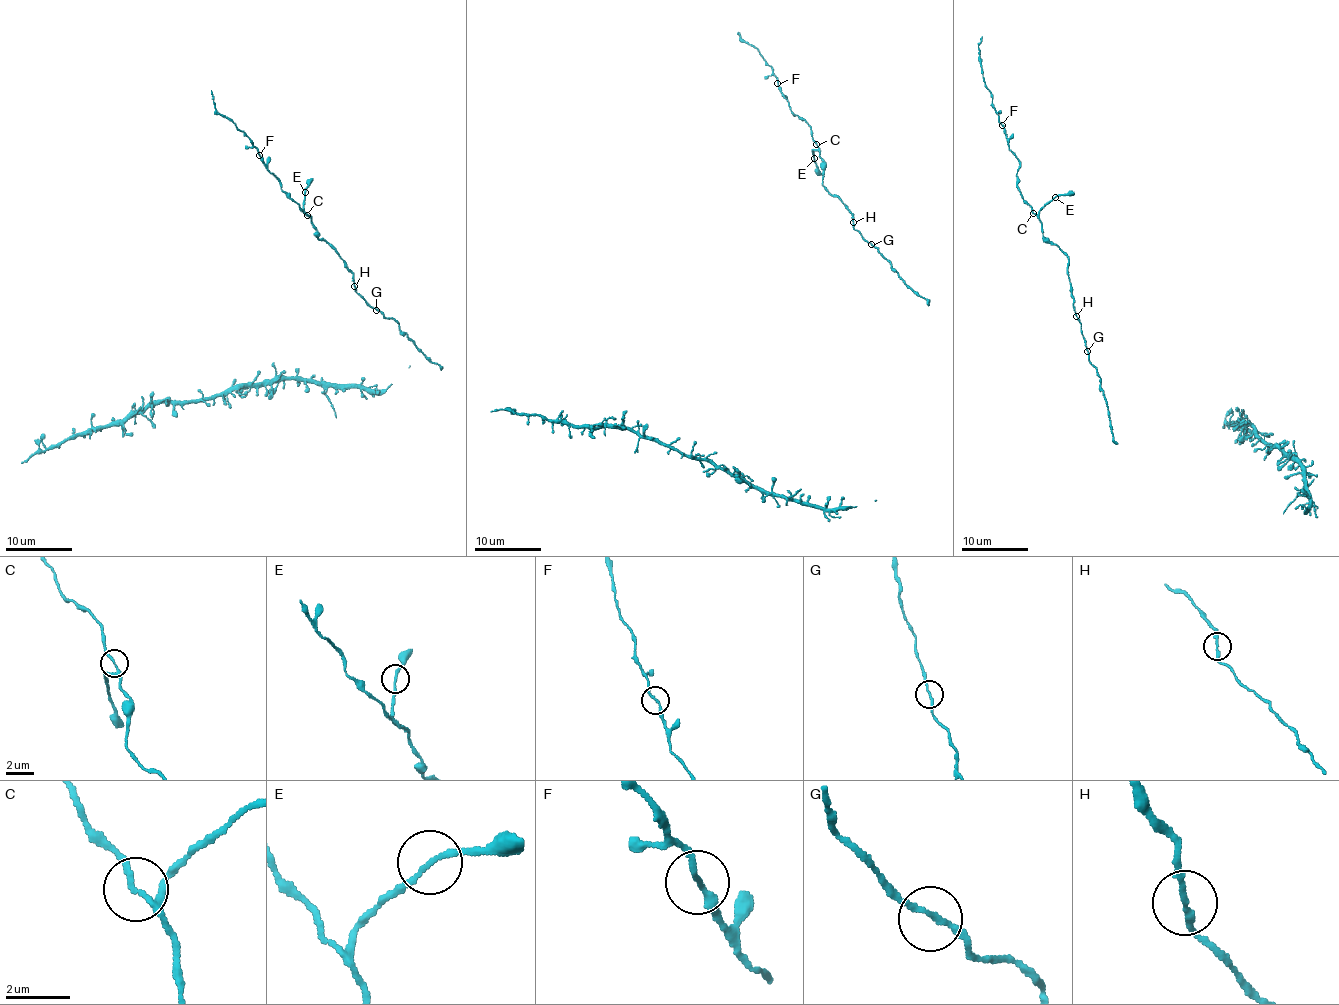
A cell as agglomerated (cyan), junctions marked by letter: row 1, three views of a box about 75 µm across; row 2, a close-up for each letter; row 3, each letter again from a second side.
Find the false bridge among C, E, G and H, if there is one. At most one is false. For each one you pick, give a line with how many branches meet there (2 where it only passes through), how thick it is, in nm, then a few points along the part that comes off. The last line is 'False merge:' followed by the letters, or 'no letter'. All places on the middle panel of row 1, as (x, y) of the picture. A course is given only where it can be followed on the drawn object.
False merge: no letter

